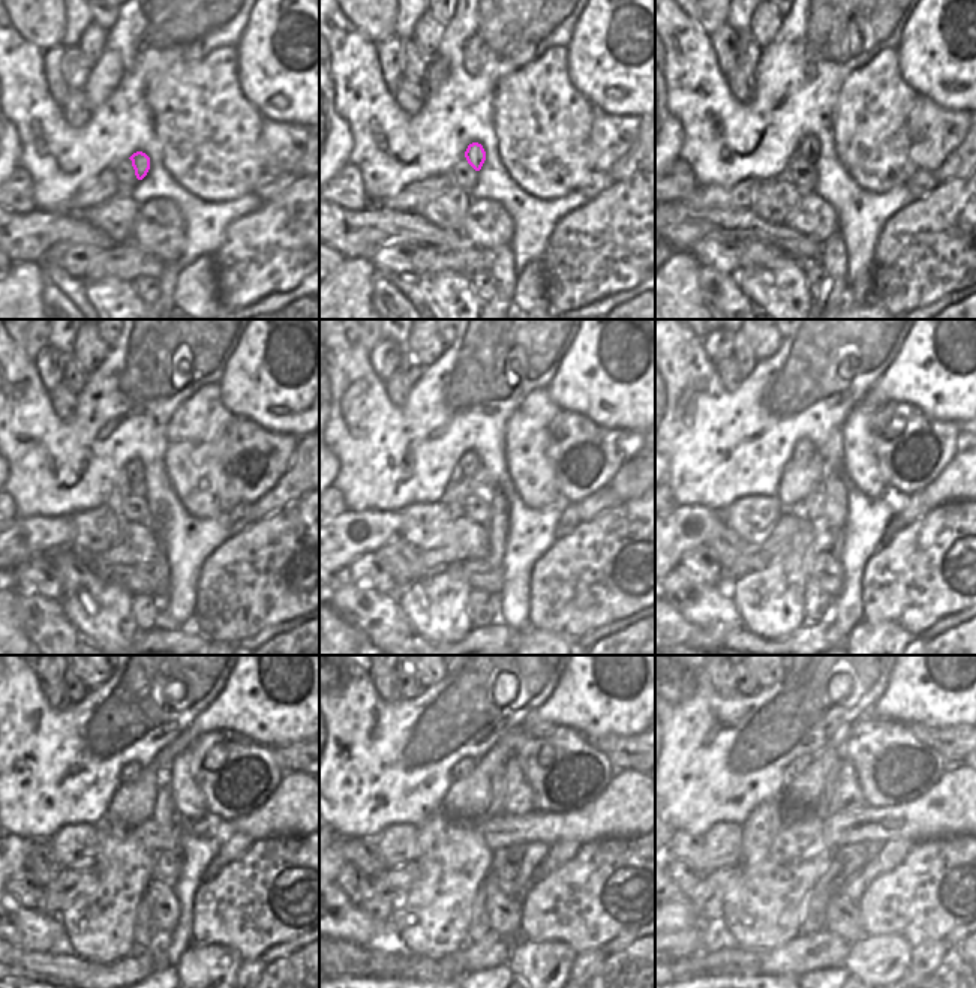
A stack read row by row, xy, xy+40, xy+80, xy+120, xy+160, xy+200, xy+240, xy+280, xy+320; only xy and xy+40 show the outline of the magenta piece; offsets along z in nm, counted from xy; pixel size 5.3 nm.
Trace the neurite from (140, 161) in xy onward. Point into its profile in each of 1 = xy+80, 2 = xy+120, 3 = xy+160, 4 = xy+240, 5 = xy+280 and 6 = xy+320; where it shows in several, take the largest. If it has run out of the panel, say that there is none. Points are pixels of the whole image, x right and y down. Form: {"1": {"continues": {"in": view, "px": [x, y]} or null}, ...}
{"1": {"continues": {"in": "xy+80", "px": [808, 147]}}, "2": {"continues": {"in": "xy+120", "px": [134, 470]}}, "3": {"continues": {"in": "xy+160", "px": [470, 464]}}, "4": {"continues": {"in": "xy+240", "px": [131, 772]}}, "5": {"continues": {"in": "xy+280", "px": [461, 769]}}, "6": {"continues": {"in": "xy+320", "px": [795, 768]}}}

